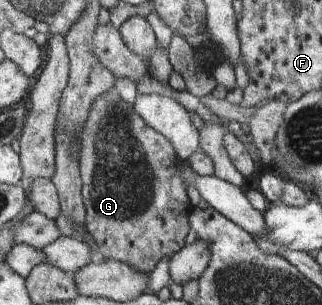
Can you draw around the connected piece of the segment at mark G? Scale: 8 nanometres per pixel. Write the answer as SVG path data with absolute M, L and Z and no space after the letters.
M111 88L92 100L89 117L82 131L79 168L82 172L83 180L83 203L86 205L87 212L84 225L86 231L96 239L101 260L116 260L130 263L134 268L138 268L139 271L150 273L158 267L158 263L160 263L164 257L171 257L171 255L174 255L178 250L182 250L186 245L187 235L191 233L192 211L196 209L196 206L192 205L192 195L188 195L188 179L184 179L184 171L180 171L182 160L180 159L180 155L176 155L172 145L164 135L160 135L152 127L148 126L139 116L139 112L135 110L133 104L122 99L116 89Z

